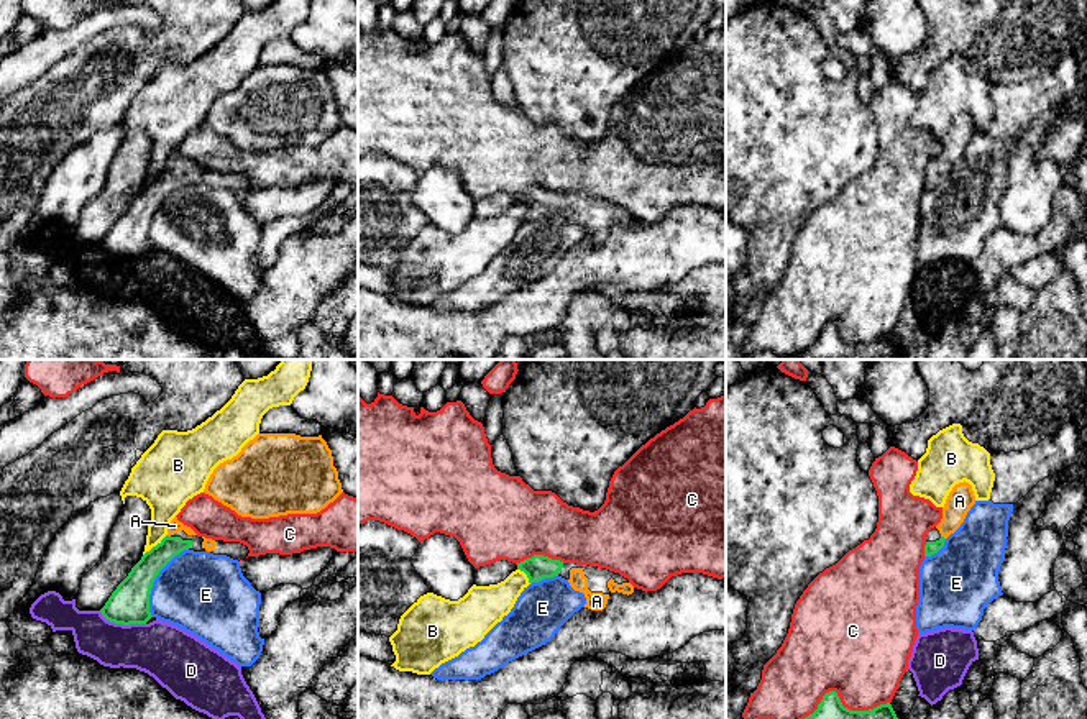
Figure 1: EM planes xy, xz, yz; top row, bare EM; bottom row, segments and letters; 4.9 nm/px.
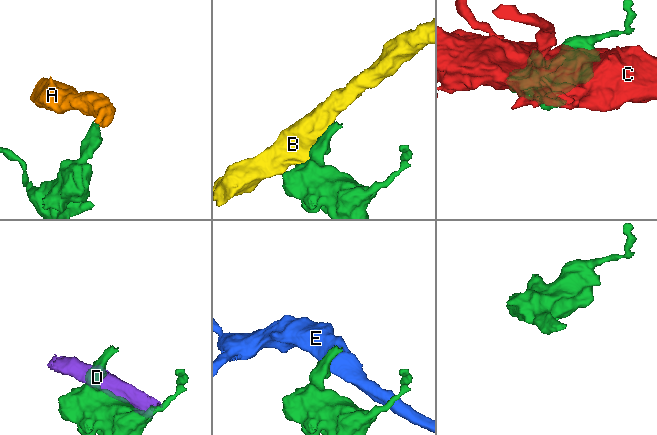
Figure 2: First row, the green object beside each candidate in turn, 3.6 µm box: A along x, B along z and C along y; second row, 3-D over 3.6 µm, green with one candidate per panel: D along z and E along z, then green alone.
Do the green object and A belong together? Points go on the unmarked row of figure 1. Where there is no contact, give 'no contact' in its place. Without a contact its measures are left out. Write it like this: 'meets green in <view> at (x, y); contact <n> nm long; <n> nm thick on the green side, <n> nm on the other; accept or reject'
meets green in yz at (943, 169); contact 30 nm long; 60 nm thick on the green side, 130 nm on the other; accept

